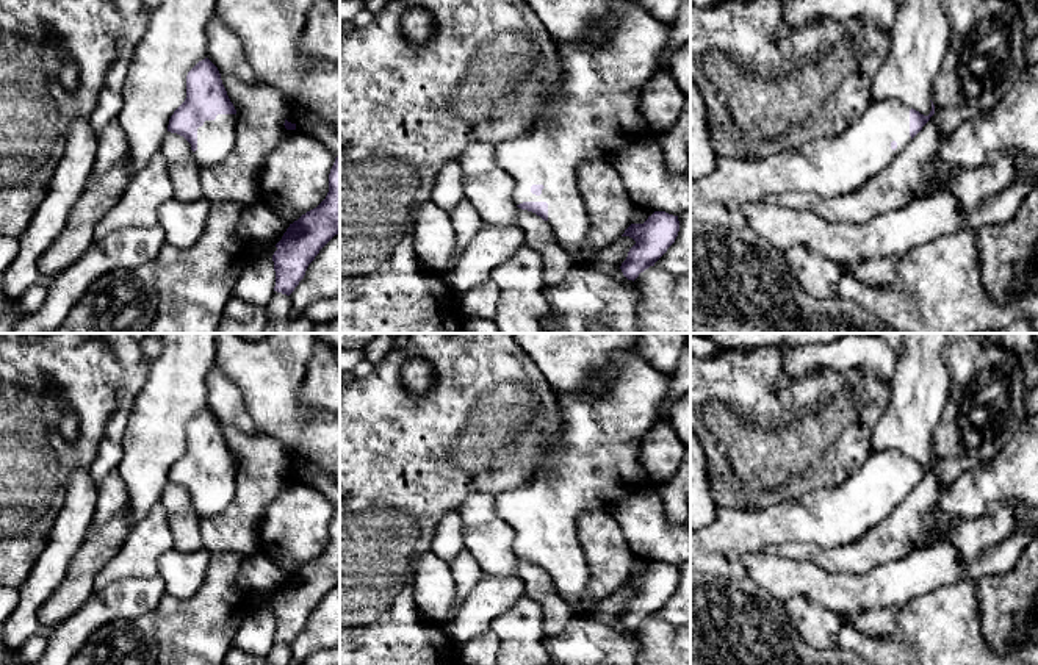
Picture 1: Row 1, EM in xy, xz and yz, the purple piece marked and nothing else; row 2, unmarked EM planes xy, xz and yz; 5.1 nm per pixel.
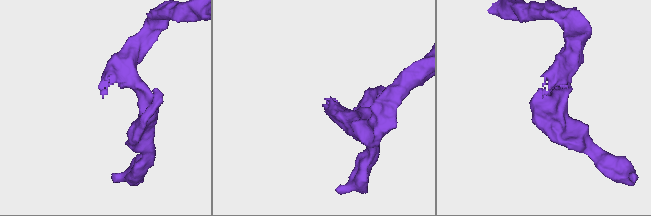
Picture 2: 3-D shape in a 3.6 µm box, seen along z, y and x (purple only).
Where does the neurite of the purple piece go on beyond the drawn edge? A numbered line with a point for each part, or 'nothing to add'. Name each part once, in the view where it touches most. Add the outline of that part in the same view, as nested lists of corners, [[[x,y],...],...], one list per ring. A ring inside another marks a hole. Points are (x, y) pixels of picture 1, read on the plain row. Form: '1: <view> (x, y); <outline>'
1: xy (215, 488); [[[218,465],[214,471],[205,471],[197,479],[197,501],[193,509],[199,519],[222,512],[232,502],[236,473],[236,465]]]

